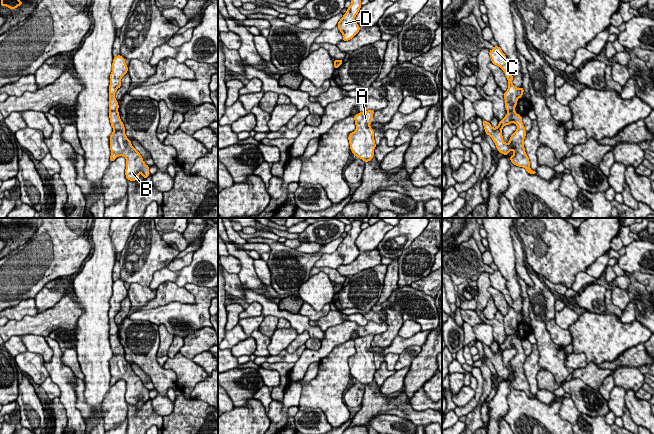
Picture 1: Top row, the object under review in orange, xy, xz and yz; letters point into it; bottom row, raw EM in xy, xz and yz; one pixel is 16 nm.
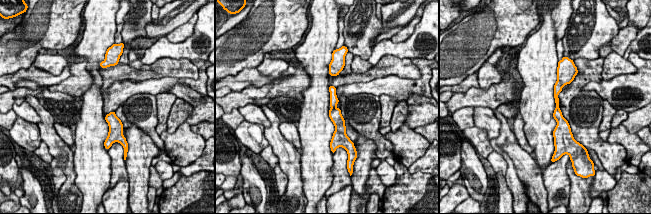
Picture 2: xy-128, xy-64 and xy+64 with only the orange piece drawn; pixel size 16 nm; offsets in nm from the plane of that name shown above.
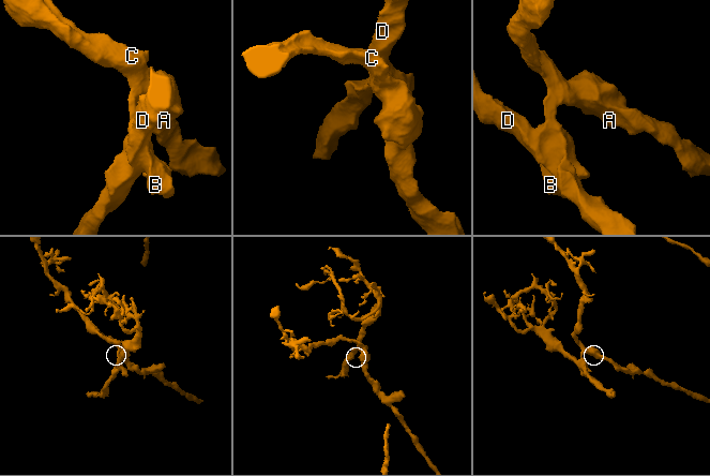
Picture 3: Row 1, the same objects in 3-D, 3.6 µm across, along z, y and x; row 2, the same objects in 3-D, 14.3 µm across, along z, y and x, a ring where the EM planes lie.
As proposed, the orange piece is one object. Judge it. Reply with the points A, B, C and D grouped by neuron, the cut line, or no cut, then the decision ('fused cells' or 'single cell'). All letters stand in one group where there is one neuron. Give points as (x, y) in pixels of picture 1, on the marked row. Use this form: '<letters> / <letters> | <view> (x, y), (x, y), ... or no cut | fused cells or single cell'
A C / B D | xy (117, 109), (110, 111) | fused cells

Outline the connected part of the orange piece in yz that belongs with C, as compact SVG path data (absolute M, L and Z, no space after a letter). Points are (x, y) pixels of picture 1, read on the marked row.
M494 46L493 49L489 51L489 55L491 62L504 71L508 80L508 90L504 92L505 108L508 112L515 111L517 100L522 97L524 89L523 87L516 88L512 84L513 76L510 73L509 66L506 63L506 56L499 46Z

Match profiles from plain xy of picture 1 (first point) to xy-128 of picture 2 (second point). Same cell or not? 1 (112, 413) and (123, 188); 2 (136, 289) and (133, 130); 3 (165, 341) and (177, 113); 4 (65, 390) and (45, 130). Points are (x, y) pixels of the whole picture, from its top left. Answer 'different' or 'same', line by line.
1: different
2: different
3: different
4: same

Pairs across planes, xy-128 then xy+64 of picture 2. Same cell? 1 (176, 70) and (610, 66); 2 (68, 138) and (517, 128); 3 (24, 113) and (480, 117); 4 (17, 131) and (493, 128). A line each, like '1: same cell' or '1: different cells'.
1: same cell
2: same cell
3: same cell
4: different cells

